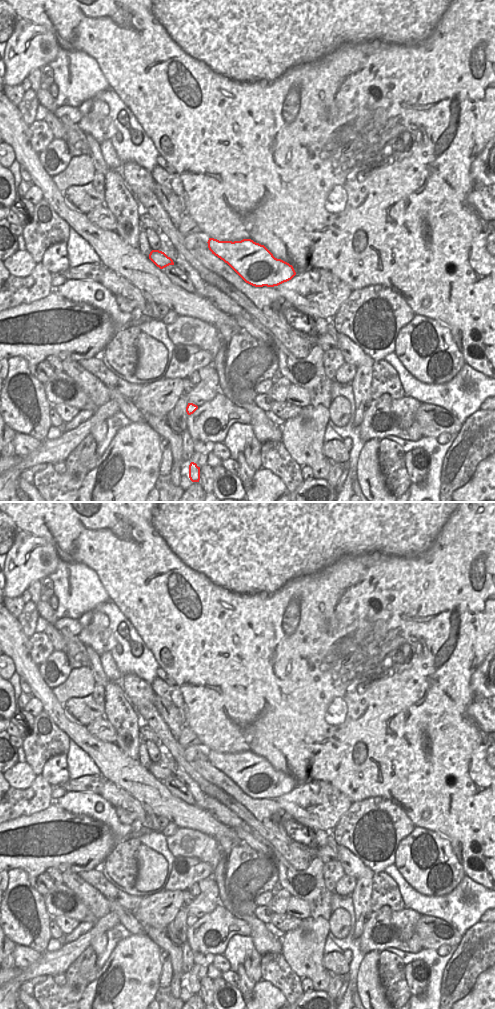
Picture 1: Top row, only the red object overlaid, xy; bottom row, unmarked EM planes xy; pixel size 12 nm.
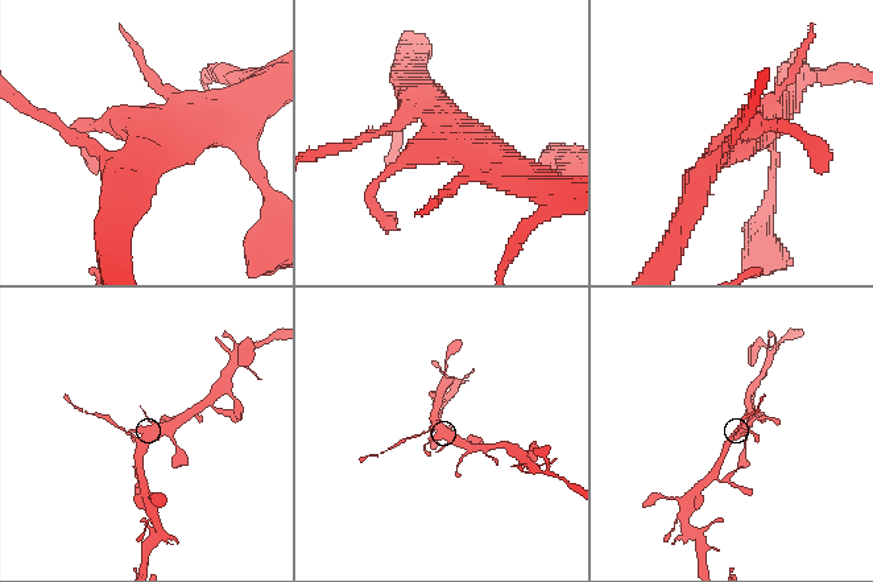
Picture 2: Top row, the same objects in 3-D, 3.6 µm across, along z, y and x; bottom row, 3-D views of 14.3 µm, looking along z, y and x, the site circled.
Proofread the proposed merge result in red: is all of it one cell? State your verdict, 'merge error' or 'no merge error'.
merge error

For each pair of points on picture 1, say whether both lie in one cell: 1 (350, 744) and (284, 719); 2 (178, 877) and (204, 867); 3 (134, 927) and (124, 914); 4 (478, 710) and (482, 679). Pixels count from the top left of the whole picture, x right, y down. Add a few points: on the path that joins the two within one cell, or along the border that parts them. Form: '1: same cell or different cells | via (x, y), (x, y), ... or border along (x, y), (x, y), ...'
1: same cell | via (334, 730), (323, 719), (300, 719)
2: same cell | via (184, 875), (191, 870), (198, 870)
3: same cell | via (131, 924), (126, 917)
4: same cell | via (482, 702), (482, 687)

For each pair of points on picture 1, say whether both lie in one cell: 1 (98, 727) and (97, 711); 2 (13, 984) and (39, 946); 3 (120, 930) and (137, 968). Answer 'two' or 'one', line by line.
1: two
2: two
3: two

